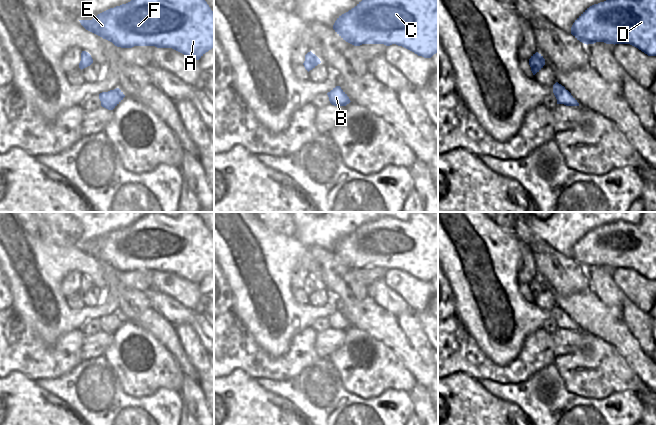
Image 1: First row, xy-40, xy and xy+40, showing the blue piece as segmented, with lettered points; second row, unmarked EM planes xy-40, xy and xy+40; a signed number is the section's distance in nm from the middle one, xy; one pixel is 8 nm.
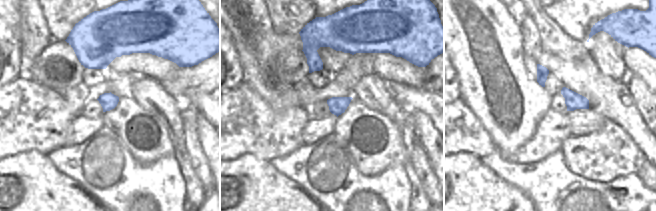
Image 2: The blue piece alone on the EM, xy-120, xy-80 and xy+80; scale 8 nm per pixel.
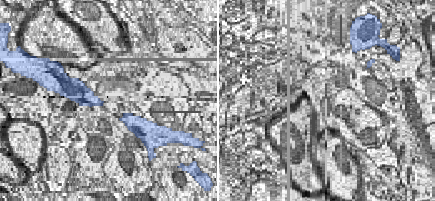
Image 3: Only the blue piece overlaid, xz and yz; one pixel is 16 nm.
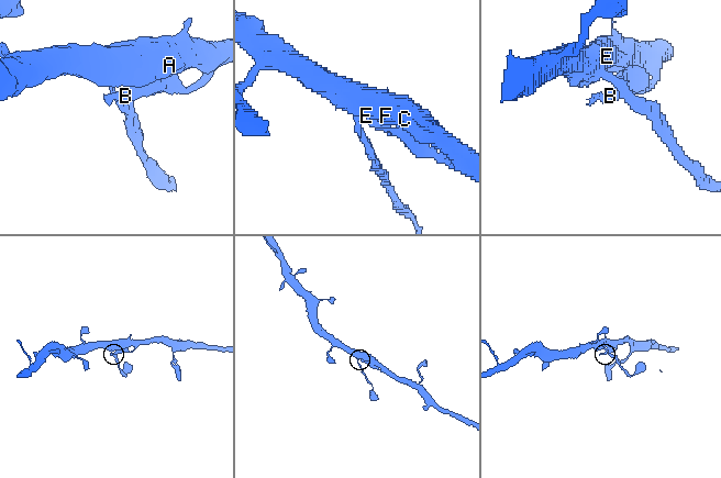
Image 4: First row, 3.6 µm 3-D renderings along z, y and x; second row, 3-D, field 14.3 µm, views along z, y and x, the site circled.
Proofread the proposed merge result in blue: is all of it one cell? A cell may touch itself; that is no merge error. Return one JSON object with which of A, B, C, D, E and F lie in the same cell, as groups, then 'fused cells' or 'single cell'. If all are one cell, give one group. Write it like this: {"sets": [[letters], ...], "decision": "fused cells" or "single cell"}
{"sets": [["A", "B", "C", "D", "E", "F"]], "decision": "single cell"}

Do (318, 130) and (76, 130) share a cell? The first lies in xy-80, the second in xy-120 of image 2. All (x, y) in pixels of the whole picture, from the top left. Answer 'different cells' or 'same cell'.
same cell

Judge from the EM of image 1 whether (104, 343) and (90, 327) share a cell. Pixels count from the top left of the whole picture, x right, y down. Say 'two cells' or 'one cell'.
two cells

